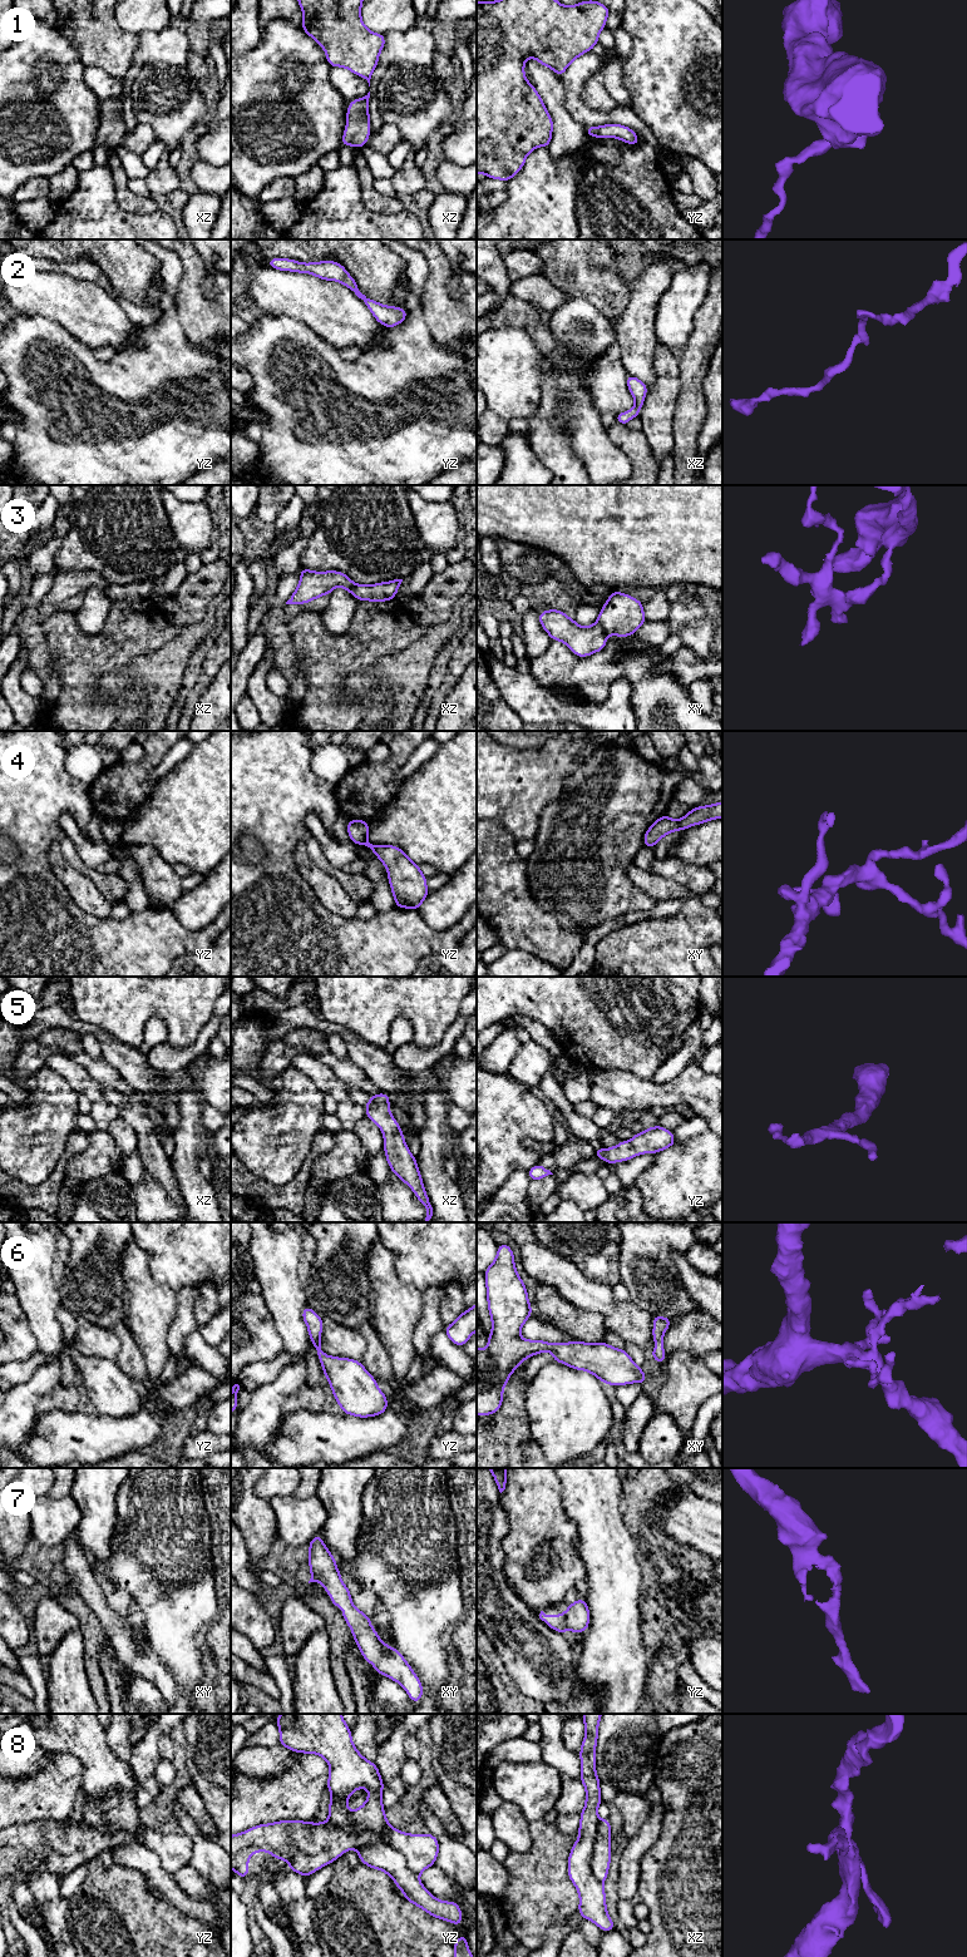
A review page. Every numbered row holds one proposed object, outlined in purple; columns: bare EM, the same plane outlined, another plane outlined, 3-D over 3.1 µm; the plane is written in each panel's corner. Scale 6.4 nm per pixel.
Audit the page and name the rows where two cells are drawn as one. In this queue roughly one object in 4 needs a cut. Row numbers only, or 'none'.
3, 8

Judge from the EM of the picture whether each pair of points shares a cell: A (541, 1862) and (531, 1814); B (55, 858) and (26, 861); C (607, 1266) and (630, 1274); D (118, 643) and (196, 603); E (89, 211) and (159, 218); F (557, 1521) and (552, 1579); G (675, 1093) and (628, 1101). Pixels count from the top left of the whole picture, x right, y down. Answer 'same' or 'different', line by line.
A: different
B: different
C: different
D: different
E: same
F: same
G: same

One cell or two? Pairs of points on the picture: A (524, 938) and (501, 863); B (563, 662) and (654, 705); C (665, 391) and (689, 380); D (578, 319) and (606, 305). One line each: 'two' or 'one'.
A: one
B: one
C: two
D: two

